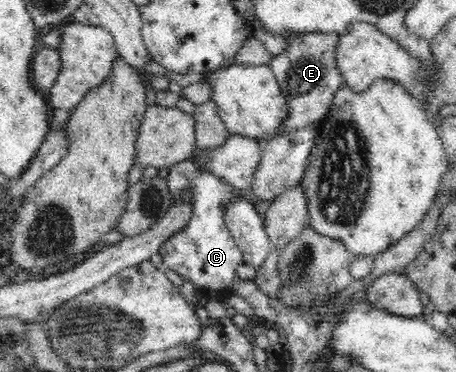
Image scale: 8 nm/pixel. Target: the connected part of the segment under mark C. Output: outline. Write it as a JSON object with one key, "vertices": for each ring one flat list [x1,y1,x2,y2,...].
{"vertices":[[192,159,173,164,167,176,167,187,173,202,181,201,186,190,193,193,193,216,185,228,171,236,159,250,162,256,163,269,174,270,185,280,190,280,201,294,215,292,219,298,229,295,233,282,237,279,237,268,244,264,243,252,224,224,223,208,235,200,243,191,236,190,209,171,201,171]]}

